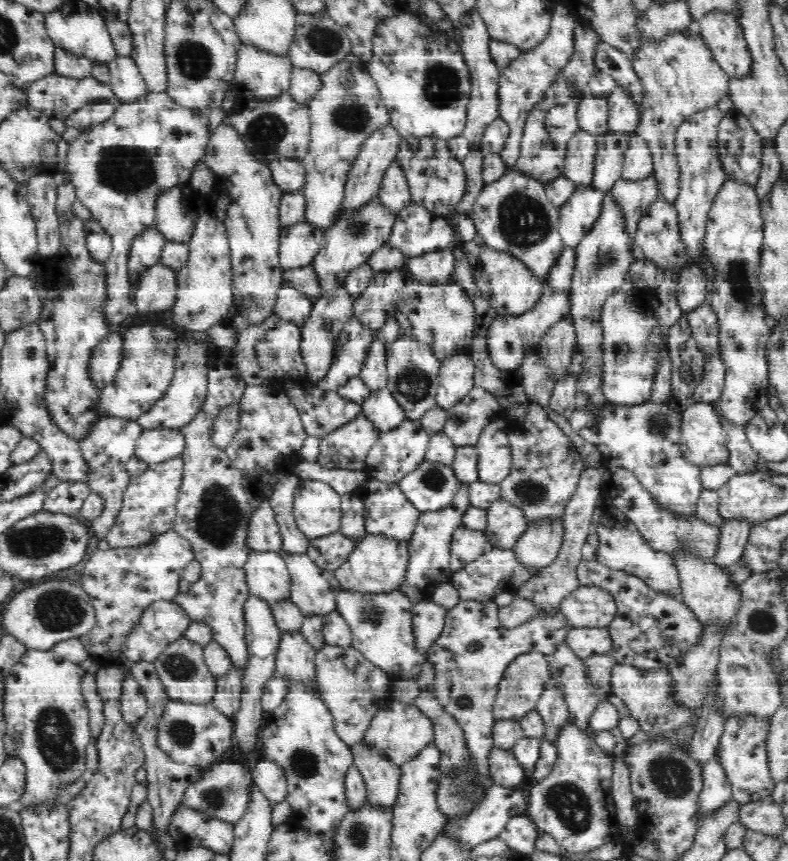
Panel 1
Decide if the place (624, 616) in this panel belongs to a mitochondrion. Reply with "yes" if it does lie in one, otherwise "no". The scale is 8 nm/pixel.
no

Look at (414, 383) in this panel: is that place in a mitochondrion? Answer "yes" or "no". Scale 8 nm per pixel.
yes

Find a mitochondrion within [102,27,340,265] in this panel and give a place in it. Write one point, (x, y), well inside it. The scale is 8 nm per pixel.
(267, 131)

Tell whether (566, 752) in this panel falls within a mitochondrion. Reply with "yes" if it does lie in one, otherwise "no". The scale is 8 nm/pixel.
no

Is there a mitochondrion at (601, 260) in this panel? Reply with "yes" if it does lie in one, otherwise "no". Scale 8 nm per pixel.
yes

